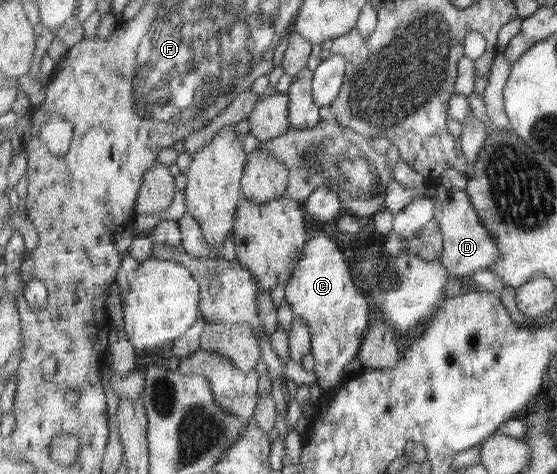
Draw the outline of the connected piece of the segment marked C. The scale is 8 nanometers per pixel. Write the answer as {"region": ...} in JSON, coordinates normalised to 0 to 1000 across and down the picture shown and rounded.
{"region":[[[582,485],[560,489],[531,559],[530,578],[515,595],[510,622],[524,643],[530,669],[539,665],[557,690],[558,747],[571,812],[585,825],[612,819],[621,797],[621,772],[643,751],[654,700],[664,688],[664,637],[654,610],[639,599],[621,536],[592,494]]]}

